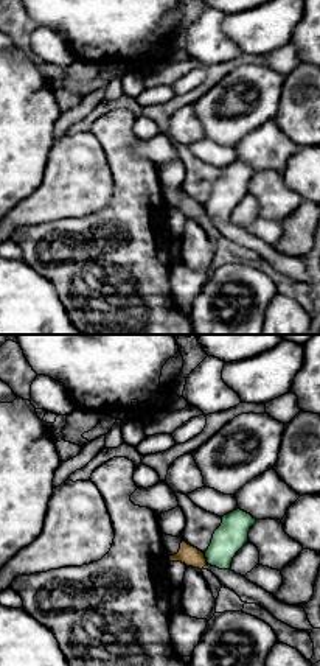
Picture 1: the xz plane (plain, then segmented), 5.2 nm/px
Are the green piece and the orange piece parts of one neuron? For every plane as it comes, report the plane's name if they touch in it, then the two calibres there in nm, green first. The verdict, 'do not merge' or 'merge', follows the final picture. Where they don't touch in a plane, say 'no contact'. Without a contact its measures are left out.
meets green in xz; 160 nm thick on the green side, 100 nm on the other

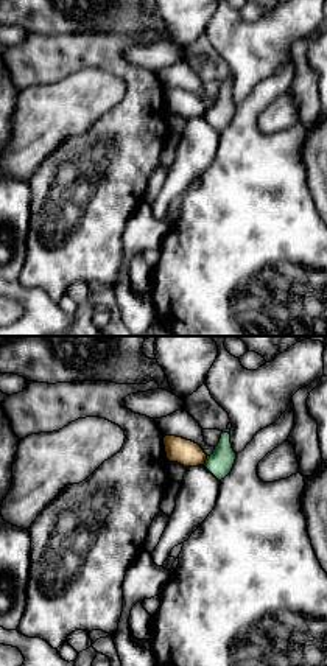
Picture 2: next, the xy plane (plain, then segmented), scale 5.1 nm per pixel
meets green in xy; 140 nm thick on the green side, 140 nm on the other

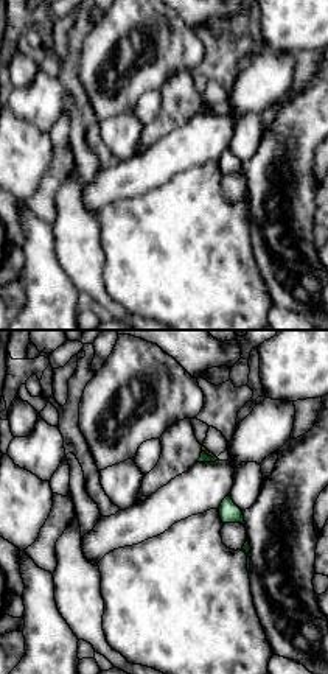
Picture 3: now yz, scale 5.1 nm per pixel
meets green in yz; 50 nm thick on the green side, 20 nm on the other

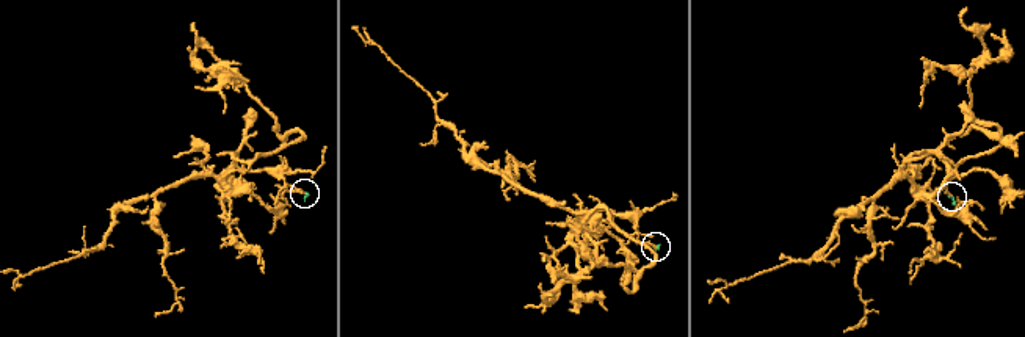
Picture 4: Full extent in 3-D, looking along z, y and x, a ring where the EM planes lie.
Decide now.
do not merge

